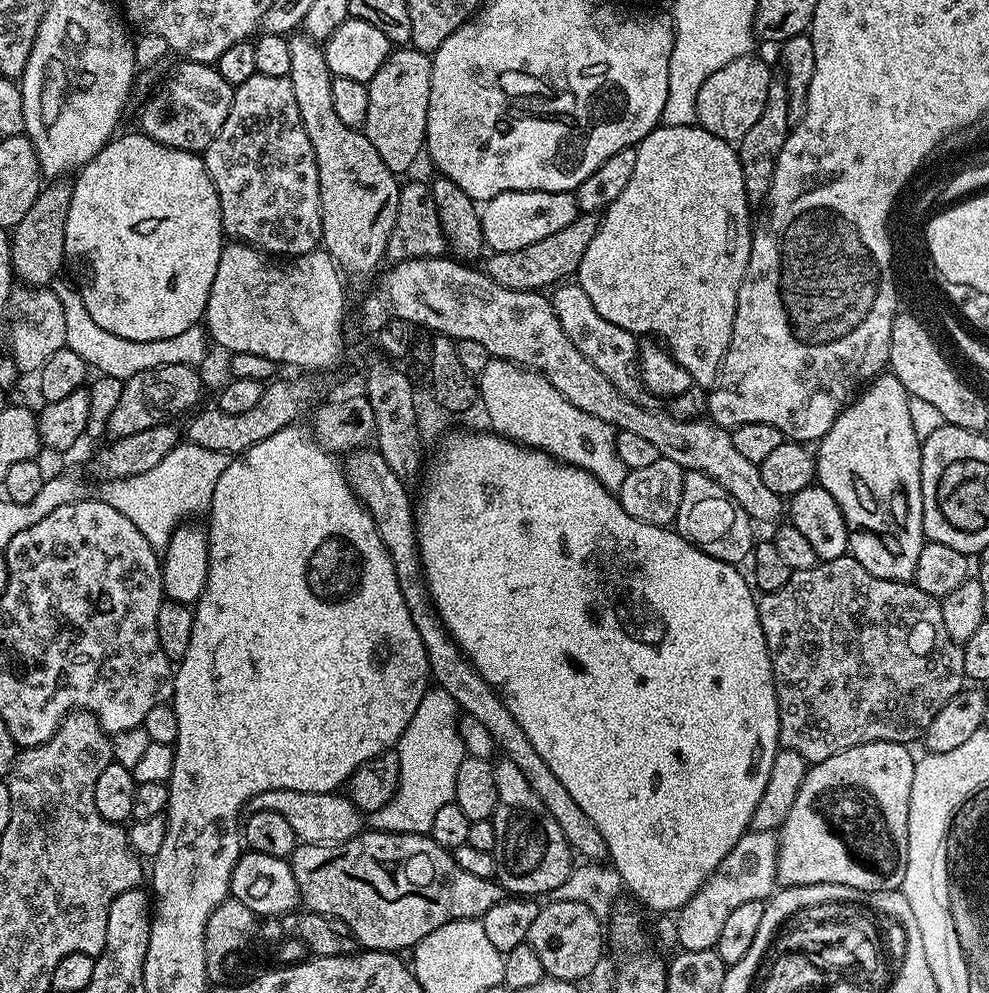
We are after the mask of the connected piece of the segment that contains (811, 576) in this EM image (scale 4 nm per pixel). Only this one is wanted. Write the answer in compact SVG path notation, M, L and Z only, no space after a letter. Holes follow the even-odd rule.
M850 554L818 562L810 570L798 570L793 572L792 577L782 586L782 590L765 592L759 597L758 607L760 609L760 625L762 634L766 638L766 646L772 663L774 674L774 686L778 698L778 710L780 711L780 747L789 748L802 758L808 761L809 765L822 762L834 754L838 754L847 748L853 748L859 744L870 742L894 742L895 744L911 745L912 740L919 741L927 732L930 722L965 687L966 677L964 674L964 649L961 645L955 644L946 634L946 625L942 623L942 610L940 600L935 596L926 594L926 590L918 590L914 582L902 580L887 580L878 578L866 570ZM884 604L896 604L896 682L894 682L894 670L882 670L884 666L884 642L878 638L878 628L884 624Z

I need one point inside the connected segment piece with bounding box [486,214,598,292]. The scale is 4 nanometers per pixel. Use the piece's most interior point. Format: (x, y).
(556, 259)

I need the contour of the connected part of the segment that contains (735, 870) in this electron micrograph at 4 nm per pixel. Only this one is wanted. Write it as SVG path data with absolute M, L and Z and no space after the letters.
M745 832L742 838L722 858L718 870L697 892L681 906L675 917L676 944L685 952L694 950L713 950L718 942L718 934L722 934L722 922L738 906L755 900L767 901L777 891L776 859L780 845L776 832Z

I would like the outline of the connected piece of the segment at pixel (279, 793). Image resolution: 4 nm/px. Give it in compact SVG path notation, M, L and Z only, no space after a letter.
M266 790L253 798L251 811L274 810L294 826L297 841L305 844L341 844L359 836L362 831L362 813L347 795L334 792L303 792L302 790Z

